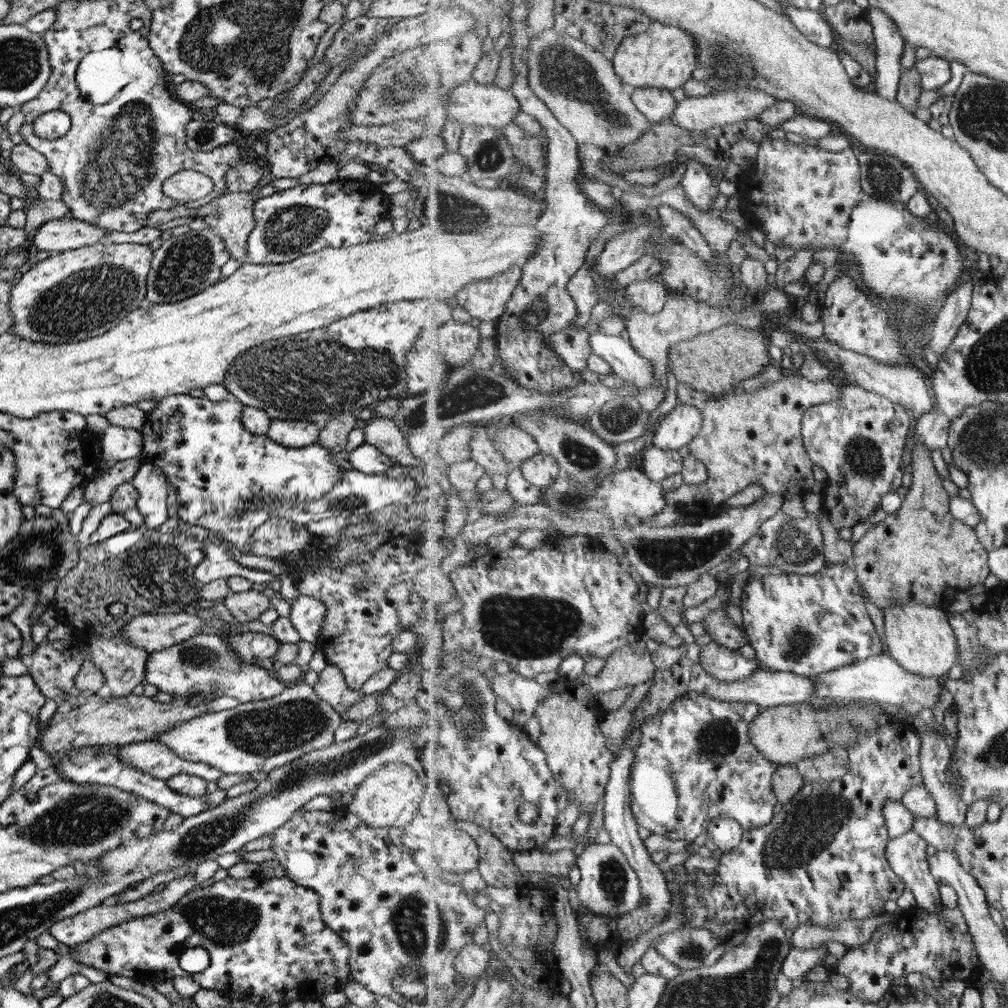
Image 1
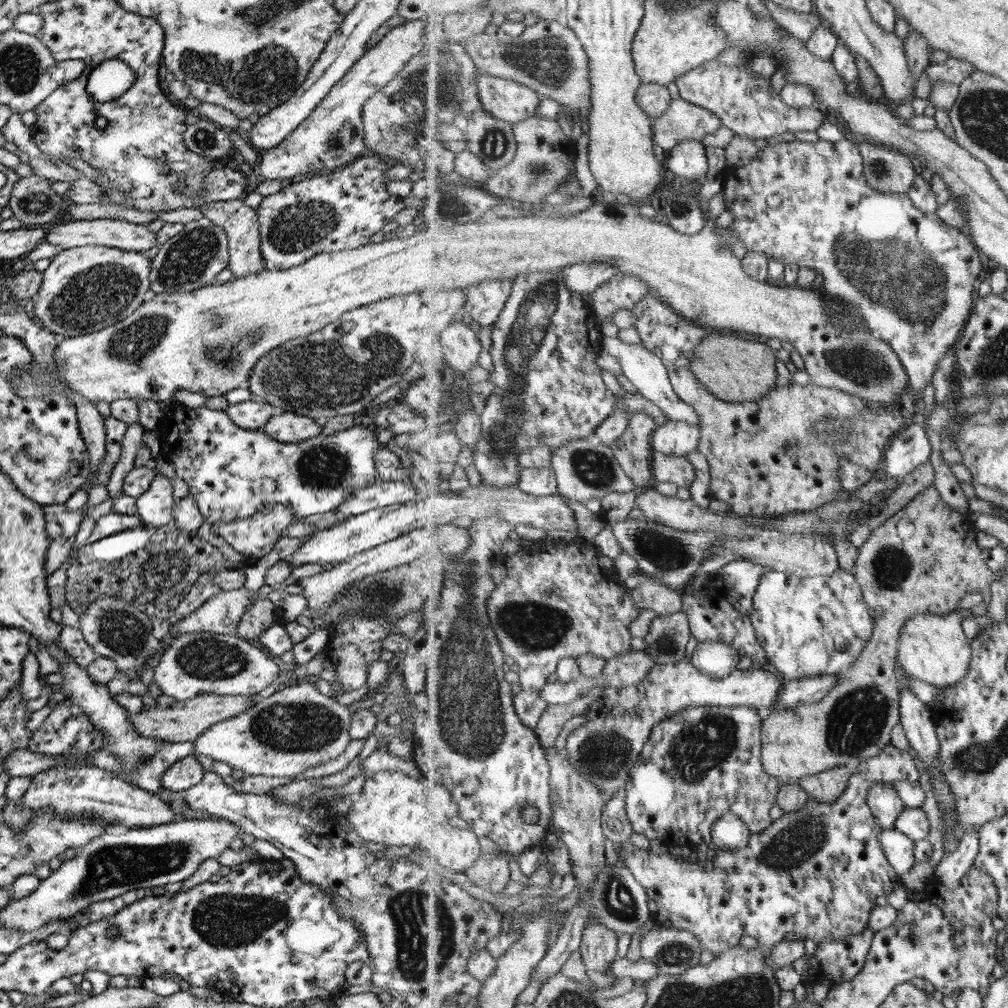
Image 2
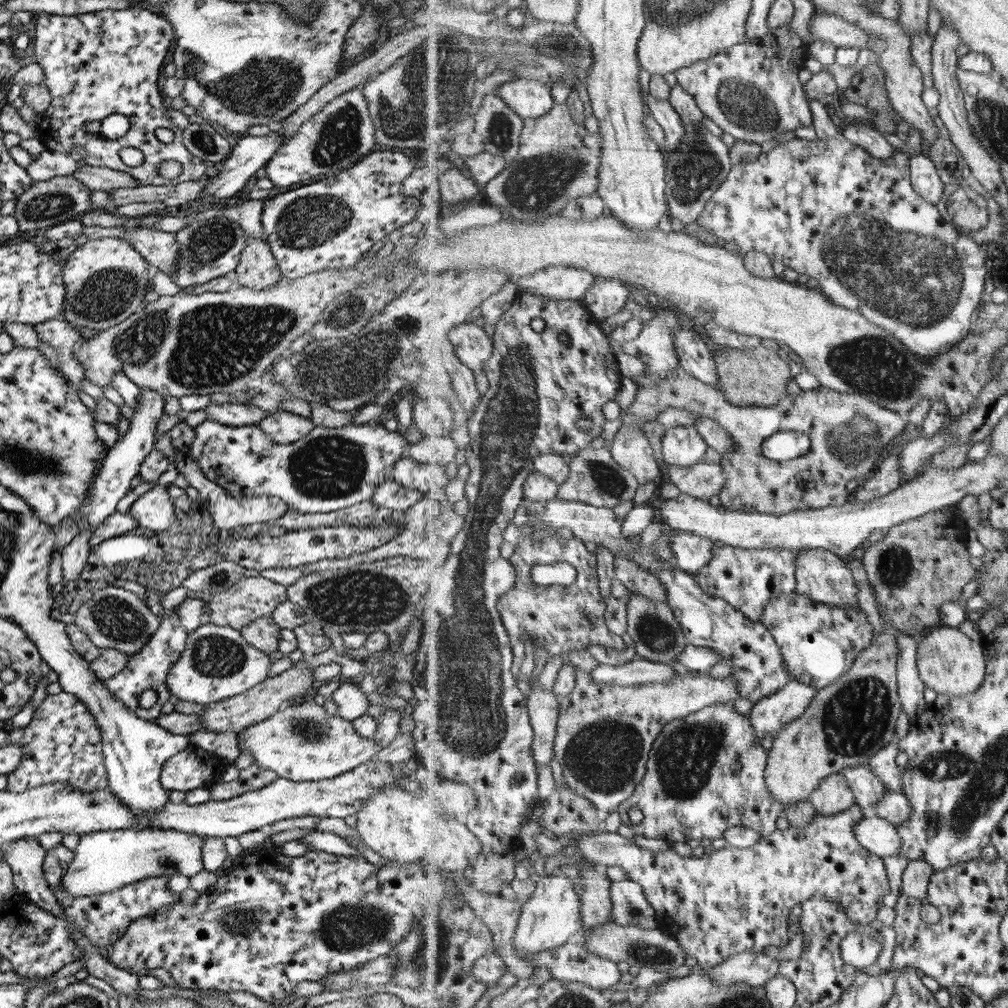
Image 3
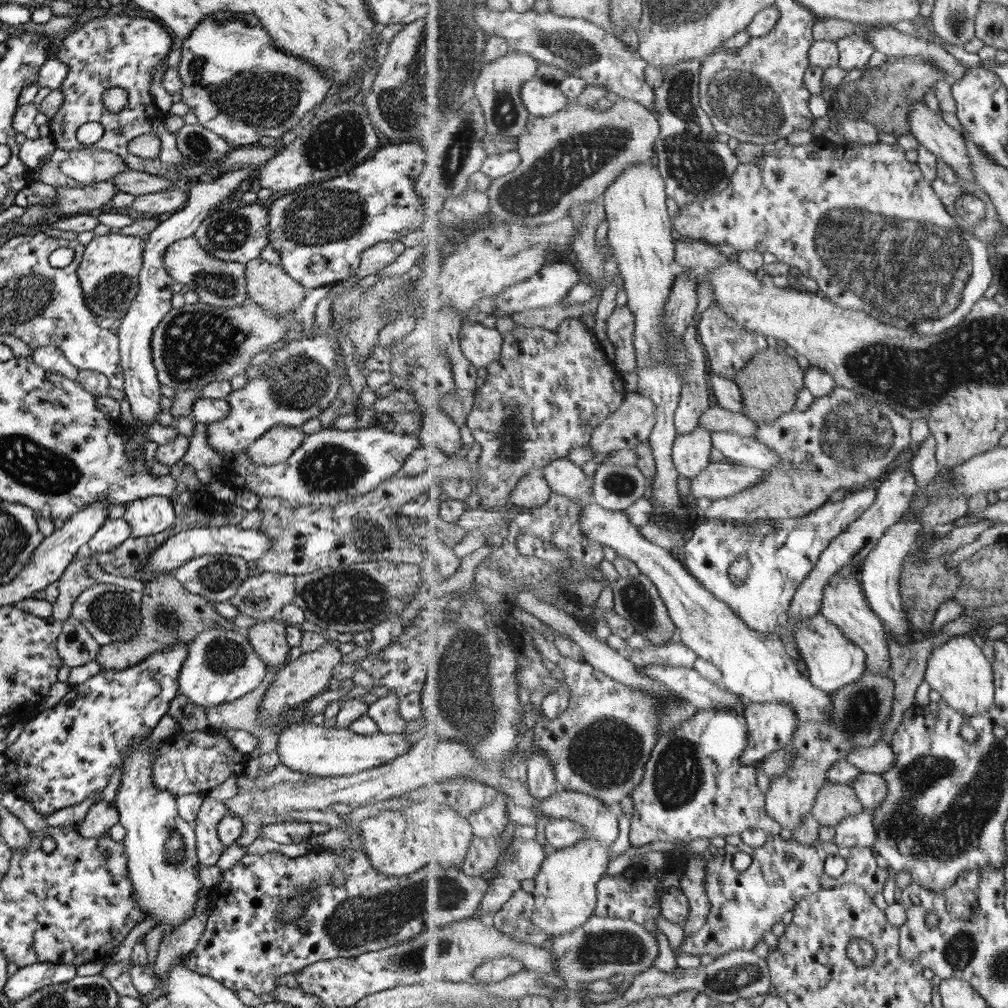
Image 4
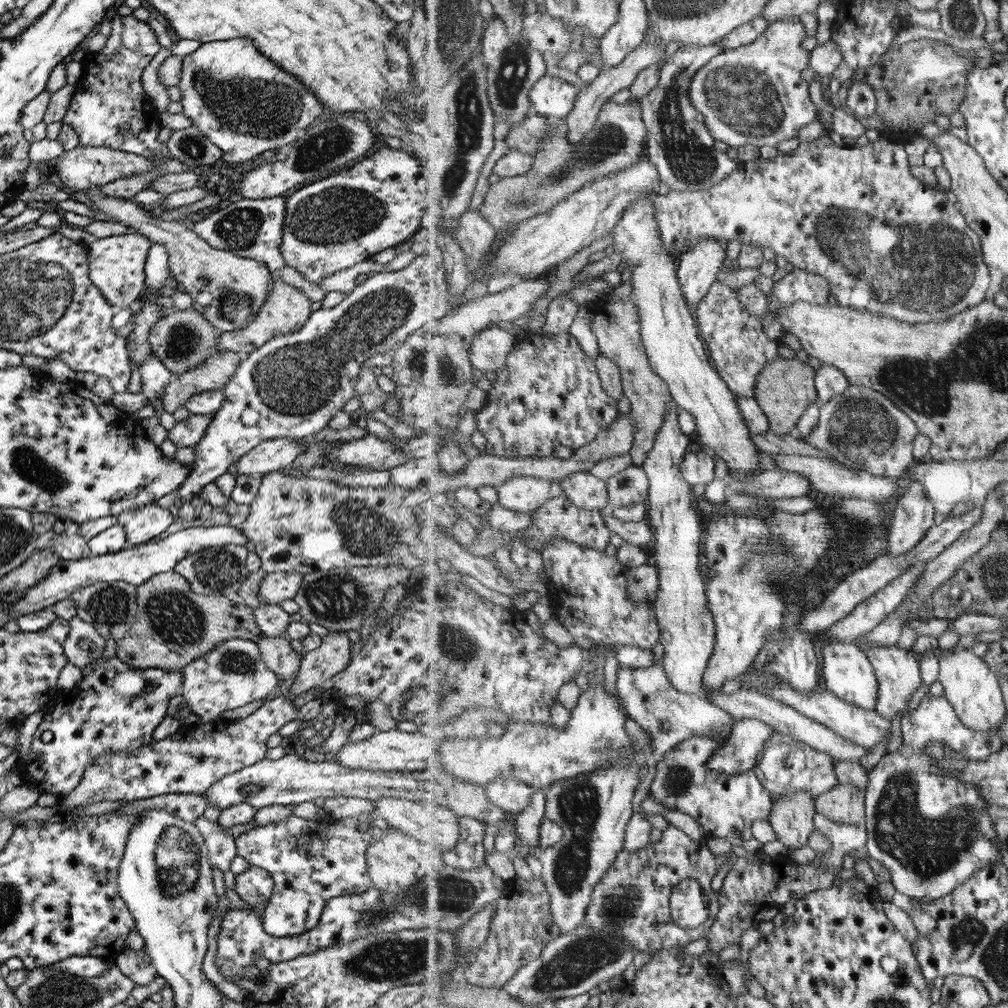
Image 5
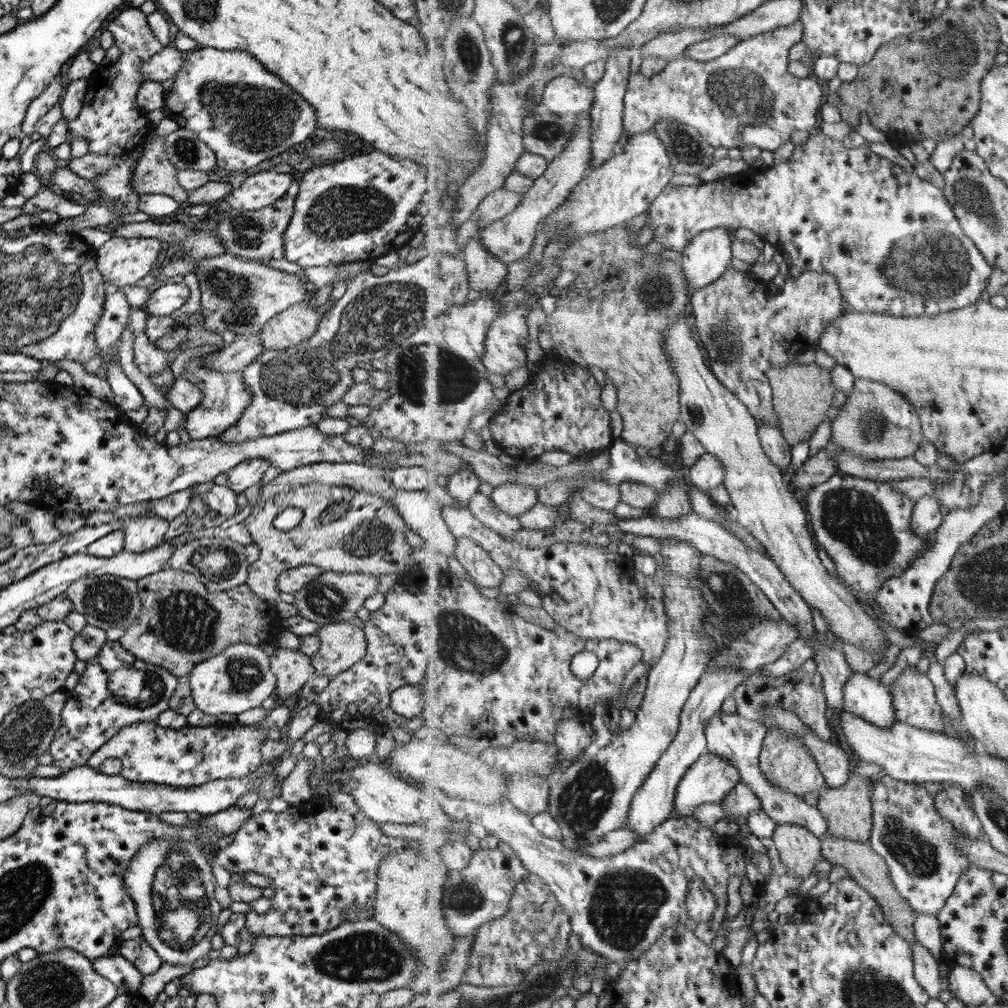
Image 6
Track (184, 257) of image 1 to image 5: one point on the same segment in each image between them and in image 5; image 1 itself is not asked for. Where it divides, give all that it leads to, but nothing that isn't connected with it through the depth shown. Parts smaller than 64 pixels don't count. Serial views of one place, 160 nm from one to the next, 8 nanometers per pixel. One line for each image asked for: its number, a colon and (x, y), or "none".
2: (190, 260)
3: (207, 250)
4: (239, 235)
5: (251, 229)

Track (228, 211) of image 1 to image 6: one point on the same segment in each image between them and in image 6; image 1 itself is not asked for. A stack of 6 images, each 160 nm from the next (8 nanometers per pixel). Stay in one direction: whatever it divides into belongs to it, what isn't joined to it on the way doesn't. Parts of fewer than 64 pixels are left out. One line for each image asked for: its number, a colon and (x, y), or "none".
2: (239, 224)
3: (256, 269)
4: (267, 285)
5: (284, 309)
6: (294, 324)

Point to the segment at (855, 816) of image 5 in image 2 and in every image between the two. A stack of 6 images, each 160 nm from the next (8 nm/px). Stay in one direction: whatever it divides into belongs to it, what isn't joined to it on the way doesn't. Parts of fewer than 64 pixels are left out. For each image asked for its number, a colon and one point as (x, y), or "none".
2: (827, 787)
3: (834, 795)
4: (835, 801)

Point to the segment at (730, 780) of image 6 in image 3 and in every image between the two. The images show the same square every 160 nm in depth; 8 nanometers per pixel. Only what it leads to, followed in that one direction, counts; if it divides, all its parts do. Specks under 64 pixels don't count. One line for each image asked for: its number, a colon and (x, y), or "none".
3: (770, 715)
4: (771, 726)
5: (743, 750)

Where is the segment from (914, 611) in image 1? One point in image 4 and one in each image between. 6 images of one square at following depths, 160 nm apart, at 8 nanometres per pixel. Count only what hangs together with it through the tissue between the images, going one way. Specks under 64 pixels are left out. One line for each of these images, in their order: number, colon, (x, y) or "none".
2: (934, 649)
3: (950, 661)
4: (958, 671)

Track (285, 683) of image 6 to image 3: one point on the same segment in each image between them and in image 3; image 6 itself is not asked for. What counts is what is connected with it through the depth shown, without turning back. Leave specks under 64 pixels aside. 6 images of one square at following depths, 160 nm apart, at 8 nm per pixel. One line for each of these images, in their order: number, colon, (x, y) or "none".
3: (262, 633)
4: (267, 638)
5: (276, 653)

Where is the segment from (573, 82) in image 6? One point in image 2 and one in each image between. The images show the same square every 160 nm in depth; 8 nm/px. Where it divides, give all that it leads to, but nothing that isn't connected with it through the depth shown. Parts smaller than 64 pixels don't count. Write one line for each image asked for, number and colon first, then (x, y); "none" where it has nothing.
2: (505, 99)
3: (529, 99)
4: (542, 98)
5: (553, 97)

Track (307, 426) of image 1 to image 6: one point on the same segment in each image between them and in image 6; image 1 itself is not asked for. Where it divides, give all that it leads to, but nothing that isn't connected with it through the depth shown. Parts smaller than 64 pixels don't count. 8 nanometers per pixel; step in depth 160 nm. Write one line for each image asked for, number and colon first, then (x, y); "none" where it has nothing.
2: (286, 427)
3: (283, 427)
4: (274, 445)
5: (272, 455)
6: (247, 472)

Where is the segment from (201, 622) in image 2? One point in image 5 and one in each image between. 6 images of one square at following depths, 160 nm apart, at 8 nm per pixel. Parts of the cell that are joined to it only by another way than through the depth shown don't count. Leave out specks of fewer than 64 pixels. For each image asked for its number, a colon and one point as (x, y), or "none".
3: (249, 598)
4: (262, 596)
5: (274, 587)

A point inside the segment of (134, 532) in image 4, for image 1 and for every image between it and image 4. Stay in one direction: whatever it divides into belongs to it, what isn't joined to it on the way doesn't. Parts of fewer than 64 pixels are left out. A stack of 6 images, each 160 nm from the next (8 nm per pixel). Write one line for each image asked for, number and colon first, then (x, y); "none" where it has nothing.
1: (148, 481)
2: (154, 507)
3: (153, 510)

